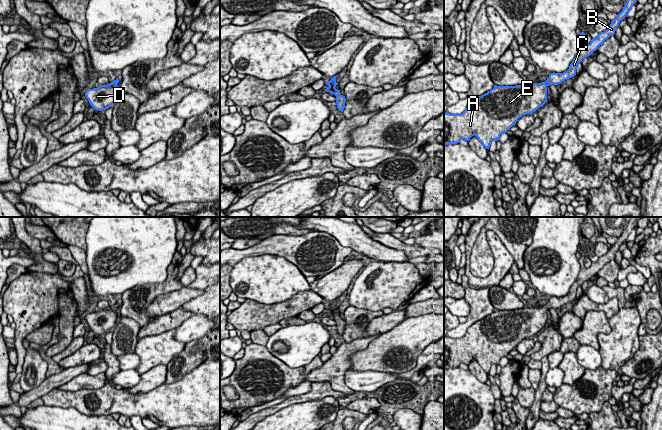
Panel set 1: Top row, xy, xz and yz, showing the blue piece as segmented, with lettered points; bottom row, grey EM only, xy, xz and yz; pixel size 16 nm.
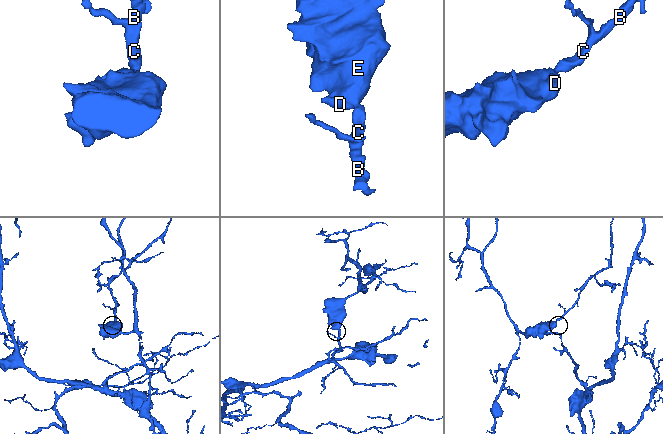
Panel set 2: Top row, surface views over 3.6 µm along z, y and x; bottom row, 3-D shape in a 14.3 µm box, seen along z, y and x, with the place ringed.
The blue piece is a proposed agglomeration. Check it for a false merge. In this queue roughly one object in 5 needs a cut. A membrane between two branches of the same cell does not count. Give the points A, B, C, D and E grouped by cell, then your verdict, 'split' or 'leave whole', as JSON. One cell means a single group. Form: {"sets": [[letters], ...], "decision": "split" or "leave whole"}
{"sets": [["A", "B", "C", "D", "E"]], "decision": "leave whole"}

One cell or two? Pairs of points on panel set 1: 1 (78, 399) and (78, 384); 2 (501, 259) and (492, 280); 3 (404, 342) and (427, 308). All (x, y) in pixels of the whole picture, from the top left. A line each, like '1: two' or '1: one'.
1: two
2: one
3: two

